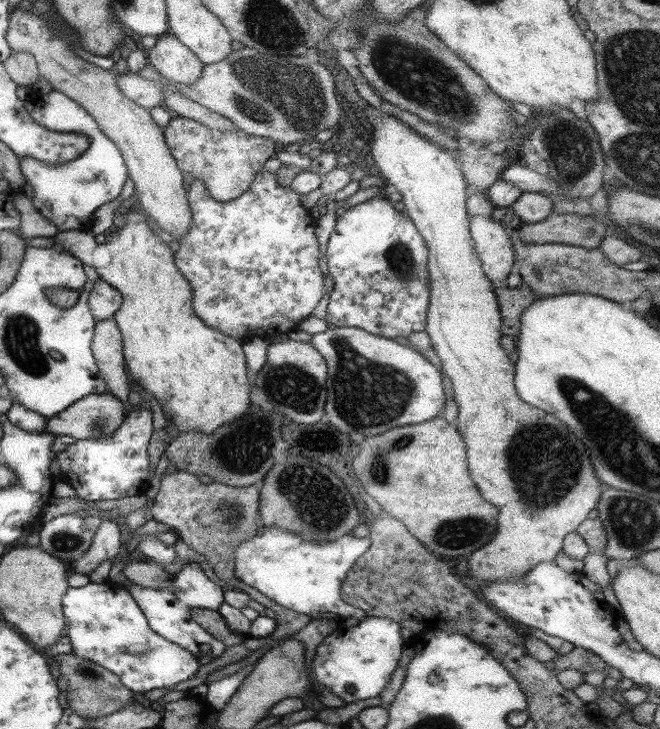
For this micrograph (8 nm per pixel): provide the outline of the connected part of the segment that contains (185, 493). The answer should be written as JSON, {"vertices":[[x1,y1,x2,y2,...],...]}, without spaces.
{"vertices":[[183,471,165,476,159,482,159,486,150,508,152,519,169,526,181,542,185,542,193,552,201,554,205,558,205,562,211,566,215,576,223,584,229,584,229,586,245,592,251,600,265,606,275,615,276,626,273,632,268,637,257,638,257,640,251,636,247,640,246,637,242,642,245,648,254,651,270,640,288,638,290,634,299,632,311,622,312,619,309,616,275,604,235,576,235,549,244,540,251,538,256,532,262,531,259,524,255,522,255,518,257,518,257,494,259,494,259,490,255,486,231,487,217,483,201,484,197,477]]}

